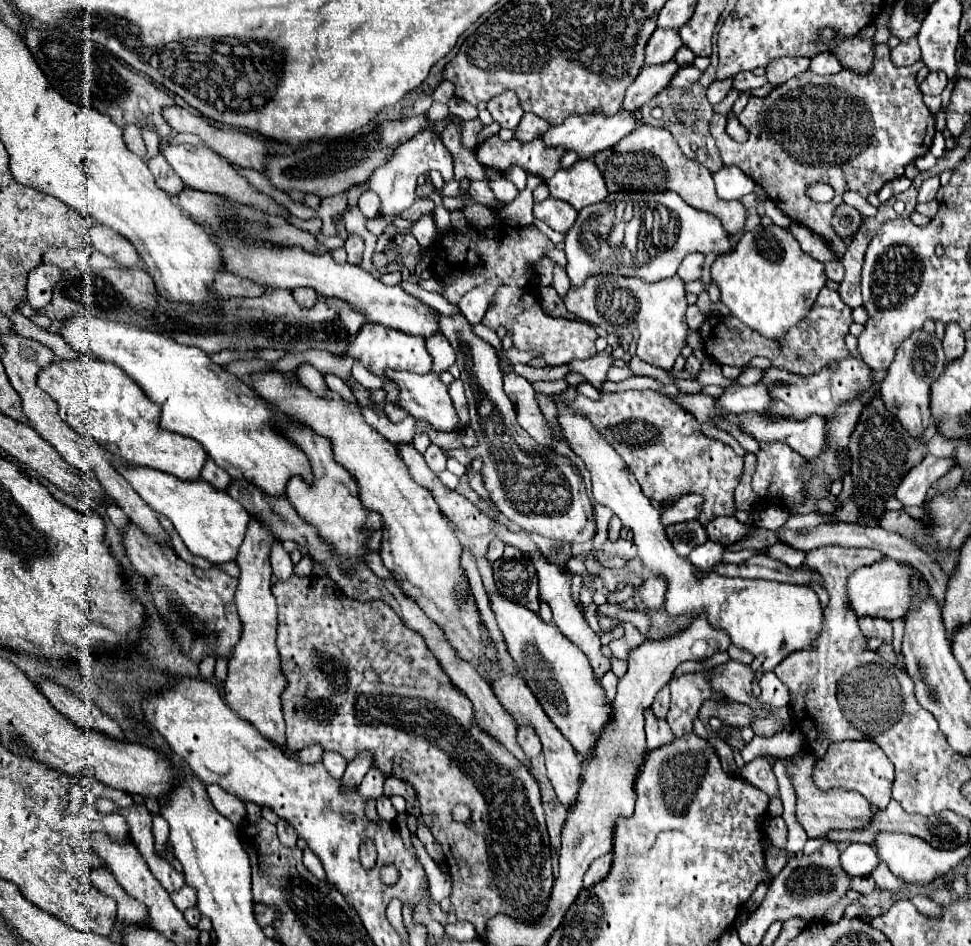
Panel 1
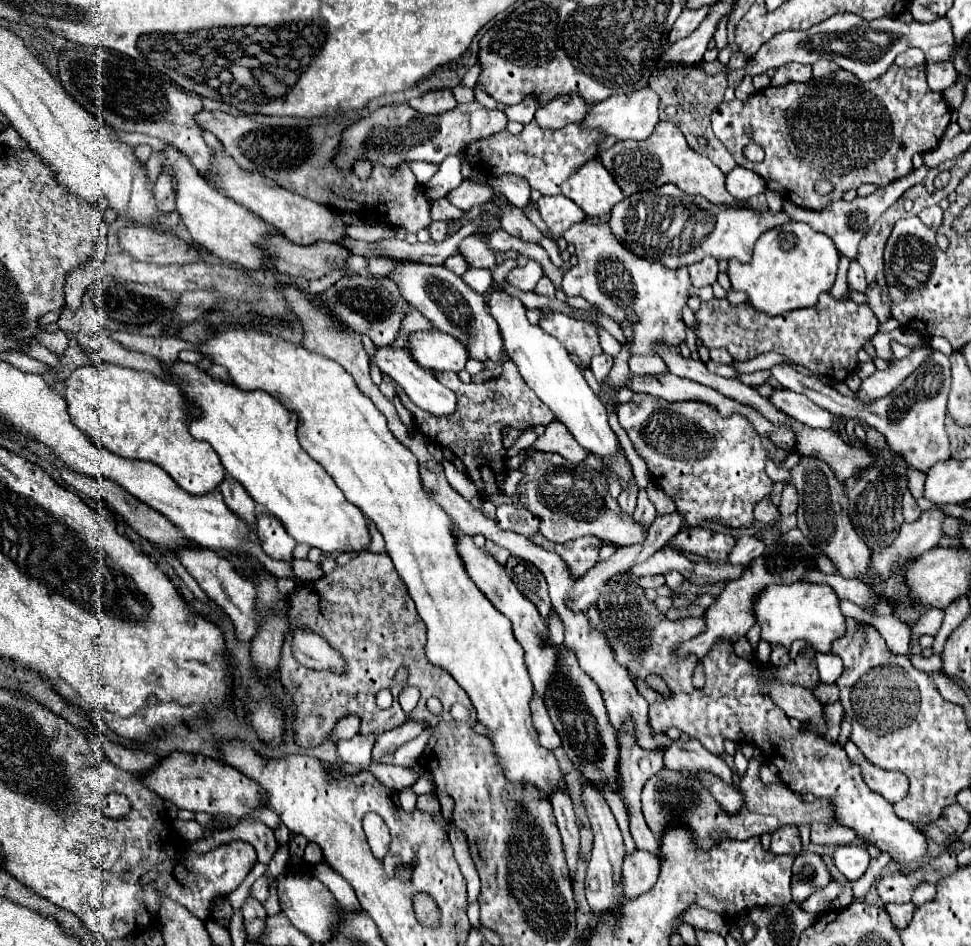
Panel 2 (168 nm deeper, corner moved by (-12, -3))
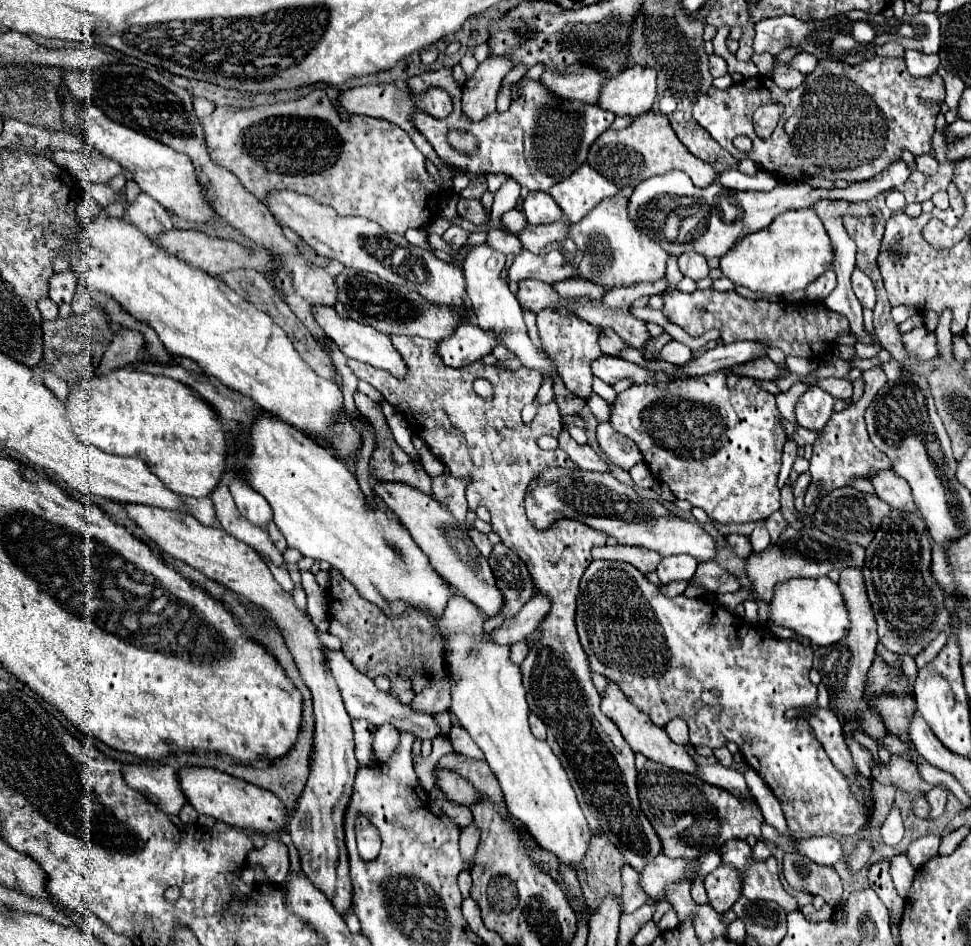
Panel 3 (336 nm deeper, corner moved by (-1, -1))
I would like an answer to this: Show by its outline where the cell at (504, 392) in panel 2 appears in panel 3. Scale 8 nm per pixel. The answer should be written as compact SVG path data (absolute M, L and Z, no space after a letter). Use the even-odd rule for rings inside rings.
M390 336L390 340L410 366L408 382L396 382L396 378L392 378L388 372L376 370L364 362L348 360L348 366L356 378L370 382L392 406L402 410L412 434L420 436L430 448L438 450L436 456L448 466L454 478L470 478L470 484L466 486L468 508L488 508L492 516L492 530L526 562L532 580L536 580L536 590L552 598L552 614L548 614L546 622L540 624L536 634L526 638L530 640L530 652L520 670L524 688L528 692L528 704L536 706L534 712L544 716L546 726L550 724L554 738L560 744L586 798L586 804L592 816L596 816L600 822L604 834L608 834L608 840L622 852L634 870L644 870L646 862L660 854L660 840L640 810L634 752L626 746L616 726L600 712L600 694L590 680L588 660L578 642L574 622L580 578L594 560L590 554L592 548L606 544L606 534L600 534L582 522L568 520L556 522L552 530L538 532L528 524L524 514L524 494L534 476L550 466L576 468L576 464L561 449L546 451L538 446L538 438L542 434L560 434L558 404L550 402L542 406L536 418L530 424L524 424L520 412L536 398L542 384L532 370L505 370L482 362L456 370L444 366L440 358L436 358L436 342L432 340L408 336ZM474 378L486 378L494 384L494 402L482 402L474 394ZM444 414L448 414L450 424L460 432L468 446L458 458L444 458Z

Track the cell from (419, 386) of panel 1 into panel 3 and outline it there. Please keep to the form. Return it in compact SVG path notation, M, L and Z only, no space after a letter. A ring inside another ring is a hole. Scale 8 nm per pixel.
M318 306L314 308L314 316L318 320L318 324L322 326L322 330L326 332L328 338L332 338L336 342L336 346L340 348L340 352L346 356L346 358L352 358L352 360L360 360L360 362L366 362L374 368L380 368L380 370L386 370L388 374L392 374L394 378L398 380L404 380L408 376L408 364L404 362L404 358L398 354L398 350L392 346L390 338L386 334L380 334L378 330L374 330L372 326L364 326L360 322L352 322L352 320L342 320L334 308L326 308L326 306Z

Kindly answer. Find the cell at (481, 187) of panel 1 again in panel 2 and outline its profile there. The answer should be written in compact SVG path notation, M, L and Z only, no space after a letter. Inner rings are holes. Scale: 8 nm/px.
M513 206L513 208L509 208L509 210L499 210L499 220L501 220L503 230L507 230L509 234L513 234L513 236L517 236L517 238L521 238L521 240L525 240L525 242L537 242L537 244L541 244L557 266L563 264L563 260L559 258L555 240L549 238L549 236L545 236L539 228L535 228L535 226L529 222L529 218L525 218L525 214L523 214L519 208Z

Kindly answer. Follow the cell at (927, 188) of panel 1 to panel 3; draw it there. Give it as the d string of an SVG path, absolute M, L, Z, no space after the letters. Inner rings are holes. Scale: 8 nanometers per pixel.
M924 154L924 156L920 156L920 162L916 162L916 166L926 176L934 176L936 170L938 170L938 160L934 156L930 156L930 154Z

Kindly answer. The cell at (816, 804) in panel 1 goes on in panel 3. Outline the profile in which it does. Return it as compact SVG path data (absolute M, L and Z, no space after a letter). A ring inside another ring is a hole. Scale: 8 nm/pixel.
M648 760L638 772L638 796L640 808L654 826L662 842L662 852L668 858L684 858L690 862L696 856L708 854L732 838L762 838L764 816L754 798L736 798L724 788L716 788L702 782L694 774L676 774L674 778L670 778L666 790L664 766Z

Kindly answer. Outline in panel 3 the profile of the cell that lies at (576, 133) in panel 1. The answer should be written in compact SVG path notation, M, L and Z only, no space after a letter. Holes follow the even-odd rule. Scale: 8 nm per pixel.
M632 66L620 74L620 78L612 78L600 88L598 106L612 112L616 118L630 116L636 120L640 114L652 108L656 98L656 74L646 66Z

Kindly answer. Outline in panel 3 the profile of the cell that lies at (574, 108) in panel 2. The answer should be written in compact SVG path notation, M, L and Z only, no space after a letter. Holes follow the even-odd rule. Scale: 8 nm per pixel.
M568 70L568 74L544 72L540 82L544 82L546 90L560 100L580 100L586 104L596 104L602 86L600 74L594 70Z

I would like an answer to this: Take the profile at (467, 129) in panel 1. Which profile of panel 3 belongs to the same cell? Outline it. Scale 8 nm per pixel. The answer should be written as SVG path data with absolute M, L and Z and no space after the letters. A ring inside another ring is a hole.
M488 56L474 78L464 84L462 92L462 112L470 122L480 122L482 118L496 112L496 96L502 78L510 72L512 64L504 56Z

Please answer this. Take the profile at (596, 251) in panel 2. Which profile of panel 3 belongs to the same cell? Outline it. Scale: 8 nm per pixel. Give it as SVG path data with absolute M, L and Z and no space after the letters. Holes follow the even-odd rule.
M612 196L600 206L596 206L586 218L582 218L576 224L570 224L568 238L572 238L582 254L578 262L578 272L572 278L590 280L606 290L618 288L618 286L634 286L640 282L656 282L666 276L666 264L670 254L660 248L652 238L646 234L640 234L636 226L630 222L626 212L626 198Z

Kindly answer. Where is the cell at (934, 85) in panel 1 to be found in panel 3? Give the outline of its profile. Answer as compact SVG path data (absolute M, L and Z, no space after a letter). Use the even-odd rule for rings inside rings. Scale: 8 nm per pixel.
M906 50L904 54L904 60L906 60L906 66L908 66L908 72L914 76L914 78L926 78L926 76L932 76L938 66L940 66L940 60L936 54L920 54L916 50Z

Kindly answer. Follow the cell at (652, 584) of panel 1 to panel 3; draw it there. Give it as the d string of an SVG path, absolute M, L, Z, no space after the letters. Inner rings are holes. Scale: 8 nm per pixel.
M666 556L658 568L656 574L660 578L662 584L670 584L670 582L678 582L678 580L690 580L696 572L696 558L692 556Z

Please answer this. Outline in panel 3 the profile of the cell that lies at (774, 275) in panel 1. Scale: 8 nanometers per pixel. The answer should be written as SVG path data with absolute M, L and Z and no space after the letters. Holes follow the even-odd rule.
M788 210L774 218L774 222L742 238L726 256L720 258L722 276L734 282L734 286L746 286L752 292L764 296L784 298L792 292L804 290L812 280L824 274L832 266L830 238L814 214L814 210Z

